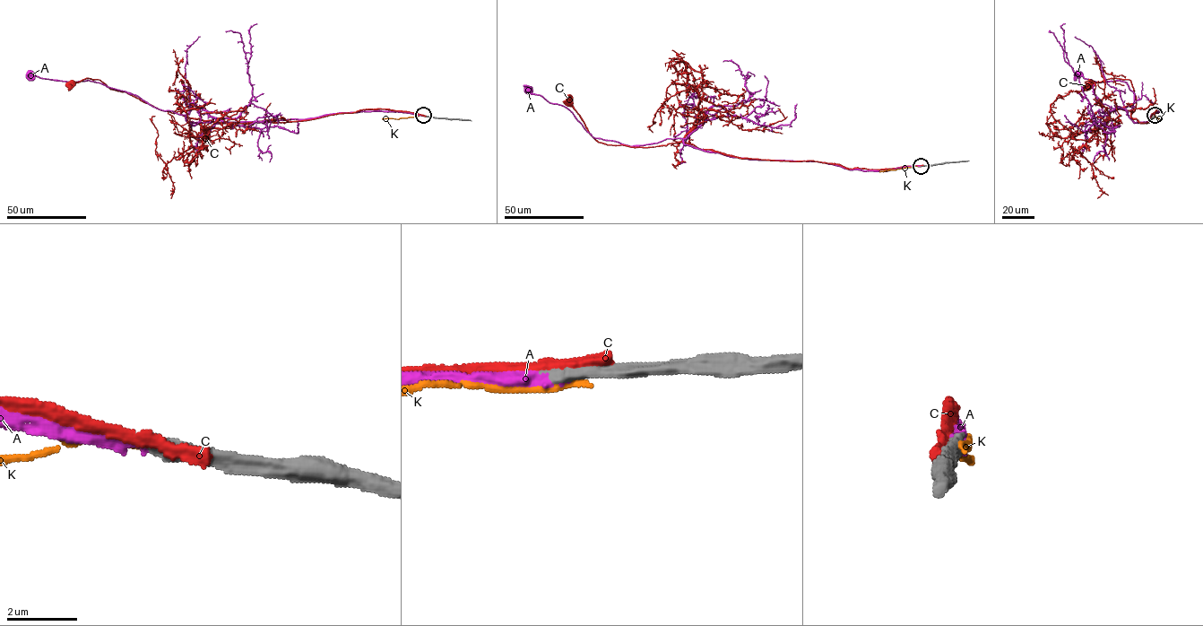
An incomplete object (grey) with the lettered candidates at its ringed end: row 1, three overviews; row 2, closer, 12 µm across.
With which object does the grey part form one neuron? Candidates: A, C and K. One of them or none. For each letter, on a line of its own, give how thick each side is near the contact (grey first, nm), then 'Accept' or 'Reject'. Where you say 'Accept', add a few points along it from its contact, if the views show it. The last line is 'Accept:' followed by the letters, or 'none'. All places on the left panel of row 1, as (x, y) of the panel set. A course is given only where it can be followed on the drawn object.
A: Thickness 500 nm (grey) against 360 nm. Accept. Its course: (423, 116), (364, 111), (301, 119), (187, 121), (184, 115), (157, 108), (100, 83), (44, 79), (30, 73)
C: Thickness 600 nm (grey) against 440 nm. Reject
K: Thickness 550 nm (grey) against 240 nm. Reject
Accept: A

